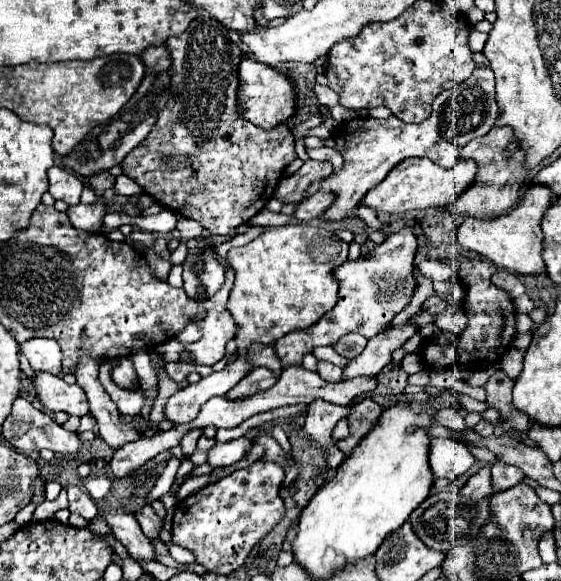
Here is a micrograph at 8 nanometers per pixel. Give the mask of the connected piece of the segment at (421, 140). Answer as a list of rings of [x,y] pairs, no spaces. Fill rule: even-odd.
[[[475,68],[467,82],[445,90],[433,100],[433,112],[425,122],[405,124],[395,116],[387,120],[377,118],[353,118],[349,122],[341,122],[333,128],[331,138],[335,140],[335,150],[343,156],[343,166],[333,170],[333,174],[321,182],[323,192],[335,194],[335,202],[319,216],[319,220],[339,222],[353,216],[353,208],[361,202],[361,198],[375,188],[391,168],[395,168],[401,160],[413,156],[425,156],[433,160],[437,166],[453,168],[455,158],[459,158],[461,148],[485,136],[495,118],[499,116],[499,108],[495,102],[495,76],[491,68]]]

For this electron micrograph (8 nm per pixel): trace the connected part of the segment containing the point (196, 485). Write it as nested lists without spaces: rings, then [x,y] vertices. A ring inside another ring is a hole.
[[[200,475],[196,477],[188,477],[178,490],[177,498],[185,500],[189,495],[194,494],[201,488],[205,487],[207,483],[212,483],[213,479],[209,475]]]

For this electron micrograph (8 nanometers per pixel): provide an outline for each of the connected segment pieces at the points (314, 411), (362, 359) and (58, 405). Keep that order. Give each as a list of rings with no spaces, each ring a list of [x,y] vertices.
[[[315,400],[307,408],[307,416],[305,416],[305,426],[303,428],[305,428],[307,438],[311,440],[311,444],[315,448],[323,448],[325,450],[327,468],[331,468],[331,470],[337,470],[339,464],[345,458],[343,452],[333,442],[331,432],[335,428],[335,424],[349,414],[350,409],[350,405],[340,406],[329,404],[325,400]]]
[[[413,318],[405,320],[399,326],[387,328],[387,334],[379,334],[371,338],[357,358],[351,360],[351,364],[343,370],[345,380],[351,380],[355,376],[377,376],[385,364],[391,362],[391,354],[417,334],[417,324],[413,324]]]
[[[35,374],[33,384],[37,388],[39,400],[51,412],[63,410],[79,418],[89,414],[87,396],[77,384],[67,384],[63,378],[53,376],[53,374]]]

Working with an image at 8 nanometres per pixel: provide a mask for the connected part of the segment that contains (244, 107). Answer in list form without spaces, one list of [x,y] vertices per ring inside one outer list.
[[[241,60],[239,64],[239,118],[253,122],[259,128],[273,128],[287,122],[295,114],[295,88],[279,70],[259,64],[257,60]]]

